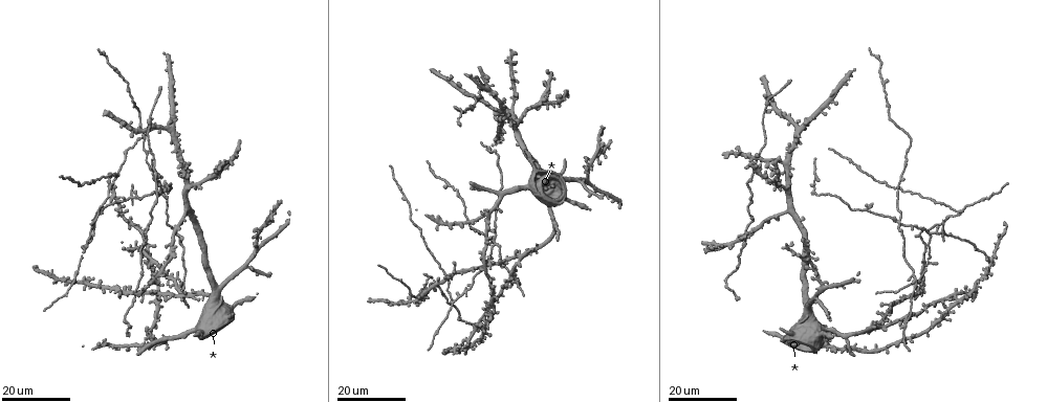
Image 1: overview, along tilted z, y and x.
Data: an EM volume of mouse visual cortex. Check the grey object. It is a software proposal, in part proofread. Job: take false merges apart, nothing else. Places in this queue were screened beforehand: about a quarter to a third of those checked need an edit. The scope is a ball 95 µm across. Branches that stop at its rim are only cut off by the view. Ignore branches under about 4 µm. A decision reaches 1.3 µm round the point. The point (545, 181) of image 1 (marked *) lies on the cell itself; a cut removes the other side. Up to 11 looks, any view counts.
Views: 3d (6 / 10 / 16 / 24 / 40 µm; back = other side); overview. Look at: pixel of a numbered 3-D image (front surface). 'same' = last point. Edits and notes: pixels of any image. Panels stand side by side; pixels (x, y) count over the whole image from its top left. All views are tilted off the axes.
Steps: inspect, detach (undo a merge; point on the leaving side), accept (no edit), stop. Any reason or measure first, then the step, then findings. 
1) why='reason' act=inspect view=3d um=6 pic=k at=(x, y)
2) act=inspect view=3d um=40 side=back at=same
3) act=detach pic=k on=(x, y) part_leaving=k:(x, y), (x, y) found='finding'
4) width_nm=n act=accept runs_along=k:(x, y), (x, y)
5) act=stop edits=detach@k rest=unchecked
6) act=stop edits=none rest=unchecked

why='branch point' act=inspect view=3d um=24 pic=1 at=(904, 324)

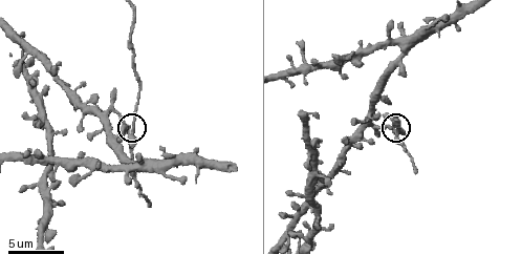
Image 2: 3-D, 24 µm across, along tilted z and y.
why='closer look' act=inspect view=3d um=10 pic=2 at=(135, 128)

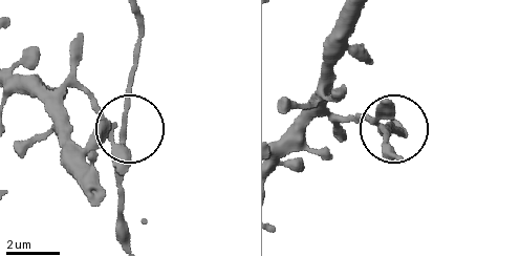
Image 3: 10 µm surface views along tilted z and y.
act=inspect view=3d um=10 side=back pic=3 at=(126, 125)

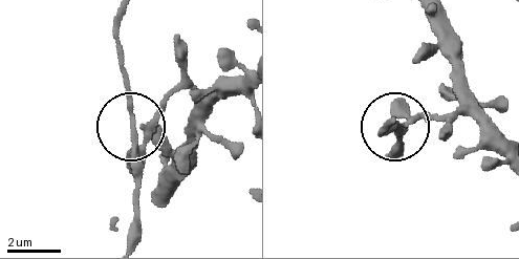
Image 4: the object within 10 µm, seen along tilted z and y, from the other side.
side_arm_um=9 act=accept found='continuous, no second cell'

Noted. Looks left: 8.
why='four arms meet' act=inspect view=3d um=16 pic=1 at=(954, 293)

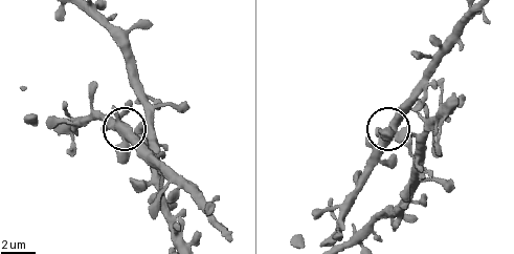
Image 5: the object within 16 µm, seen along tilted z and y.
act=inspect view=3d um=6 pic=5 at=(128, 129)

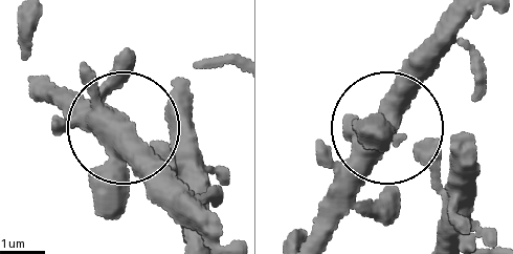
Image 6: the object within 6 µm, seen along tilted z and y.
width_nm=450 act=accept found='one cell here'

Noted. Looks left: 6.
why='a fork' act=inspect view=3d um=24 pic=1 at=(962, 212)

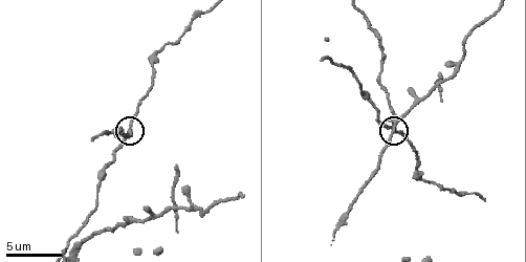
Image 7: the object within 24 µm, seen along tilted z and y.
why='zoom in' act=inspect view=3d um=6 pic=7 at=(129, 130)

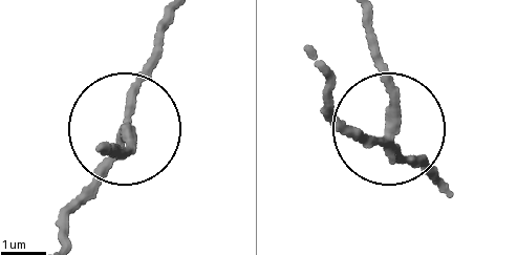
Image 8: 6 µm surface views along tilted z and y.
side_arm_um=25 act=detach pic=8 on=(129, 151) found='a second cell is stuck on'

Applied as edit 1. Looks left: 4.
act=inspect view=3d um=16 pic=1 at=(899, 219)

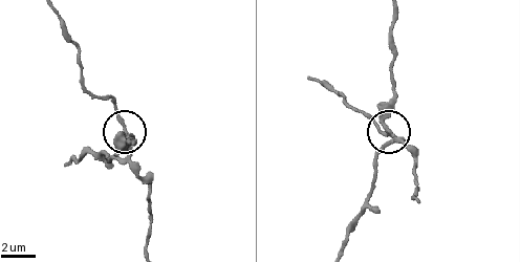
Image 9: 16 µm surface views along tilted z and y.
act=inspect view=3d um=10 pic=9 at=(387, 130)

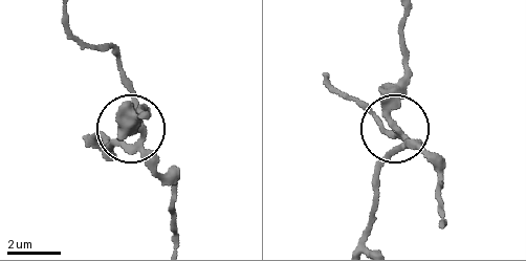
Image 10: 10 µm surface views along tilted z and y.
width_nm=230 act=detach pic=10 on=(389, 109) found='two cells meet here'

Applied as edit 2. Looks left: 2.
why='four-way junction' act=inspect view=3d um=6 pic=2 at=(23, 64)

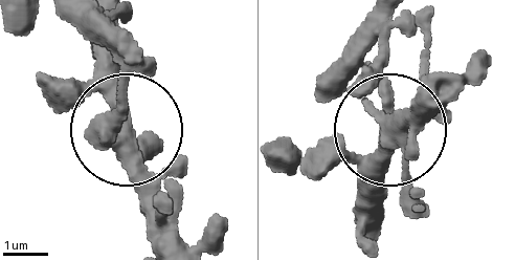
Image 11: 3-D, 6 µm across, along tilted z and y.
act=accept found='all the same cell'

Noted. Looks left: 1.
act=stop edits=detach@8,detach@10 rest=unchecked

